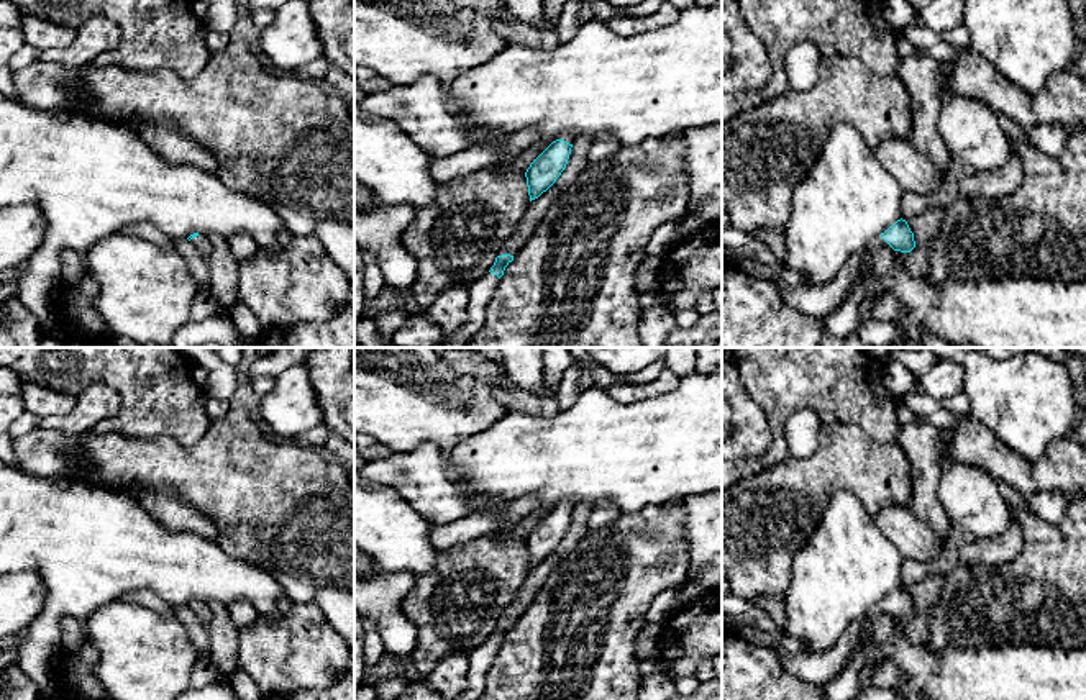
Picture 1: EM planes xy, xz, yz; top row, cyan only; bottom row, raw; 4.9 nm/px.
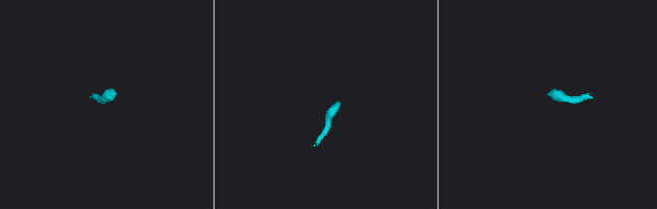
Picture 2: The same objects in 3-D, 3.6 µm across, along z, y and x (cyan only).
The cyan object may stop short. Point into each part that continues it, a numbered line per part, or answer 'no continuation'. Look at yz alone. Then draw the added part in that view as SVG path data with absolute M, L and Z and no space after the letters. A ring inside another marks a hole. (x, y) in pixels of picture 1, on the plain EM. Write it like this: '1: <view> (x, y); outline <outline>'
1: yz (878, 609); outline M876 603L876 605L868 611L871 630L874 630L874 623L876 623L878 616L883 615L883 613L889 613L889 611L888 611L881 603Z

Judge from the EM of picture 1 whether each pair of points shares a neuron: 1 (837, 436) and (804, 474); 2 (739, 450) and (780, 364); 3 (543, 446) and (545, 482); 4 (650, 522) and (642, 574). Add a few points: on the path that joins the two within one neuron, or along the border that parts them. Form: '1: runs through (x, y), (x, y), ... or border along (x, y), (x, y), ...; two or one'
1: runs through (834, 446), (814, 466); one
2: border along (740, 372), (747, 394), (765, 415), (771, 443); two
3: runs through (543, 454), (545, 474); one
4: runs through (650, 535), (650, 545), (642, 554), (642, 561); one

